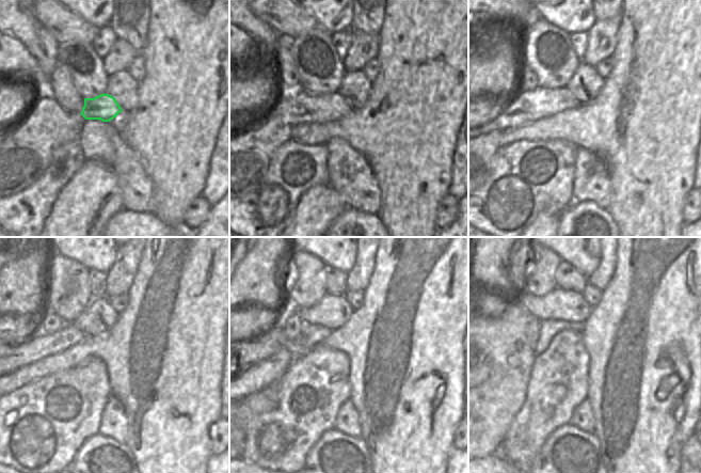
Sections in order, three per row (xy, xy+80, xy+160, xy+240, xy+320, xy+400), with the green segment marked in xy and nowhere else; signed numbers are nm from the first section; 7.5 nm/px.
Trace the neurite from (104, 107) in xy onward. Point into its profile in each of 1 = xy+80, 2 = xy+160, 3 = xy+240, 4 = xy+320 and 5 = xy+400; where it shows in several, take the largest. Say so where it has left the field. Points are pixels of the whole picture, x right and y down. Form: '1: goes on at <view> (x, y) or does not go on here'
1: goes on at xy+80 (295, 107)
2: goes on at xy+160 (523, 108)
3: goes on at xy+240 (12, 355)
4: goes on at xy+320 (251, 353)
5: does not go on here

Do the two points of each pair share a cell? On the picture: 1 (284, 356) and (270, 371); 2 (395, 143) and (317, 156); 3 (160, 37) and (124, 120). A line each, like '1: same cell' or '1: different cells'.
1: same cell
2: different cells
3: same cell

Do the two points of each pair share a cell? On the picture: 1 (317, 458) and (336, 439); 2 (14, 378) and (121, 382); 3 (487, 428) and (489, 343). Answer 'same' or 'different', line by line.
1: same
2: same
3: same

